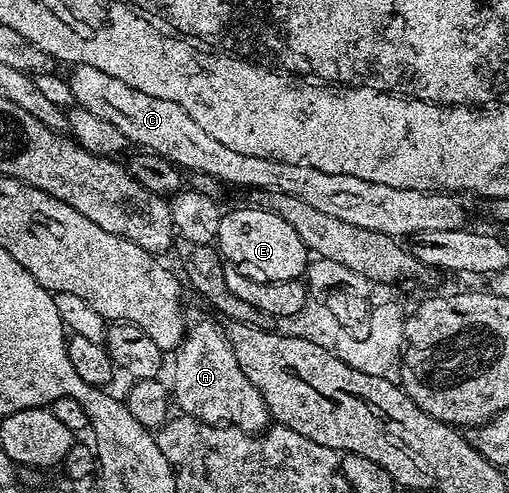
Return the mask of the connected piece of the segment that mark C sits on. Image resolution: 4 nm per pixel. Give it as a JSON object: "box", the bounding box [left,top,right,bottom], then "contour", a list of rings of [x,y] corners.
{"box":[68,64,467,238],"contour":[[[76,64],[71,72],[74,73],[69,73],[68,79],[77,107],[88,110],[88,114],[96,114],[96,118],[104,118],[104,122],[112,122],[131,145],[139,144],[139,149],[155,152],[187,173],[210,176],[223,185],[259,188],[262,194],[288,194],[332,218],[352,222],[352,226],[364,226],[364,230],[380,230],[380,234],[395,238],[413,238],[419,232],[431,230],[456,230],[467,223],[463,199],[457,195],[404,190],[380,182],[368,182],[364,178],[352,178],[352,174],[328,174],[316,170],[312,164],[293,164],[256,158],[256,154],[240,154],[240,150],[231,150],[216,142],[212,134],[204,134],[202,127],[185,110],[180,110],[176,102],[132,90],[132,86],[120,82],[120,78],[112,78],[112,74],[96,70],[96,66]]]}

